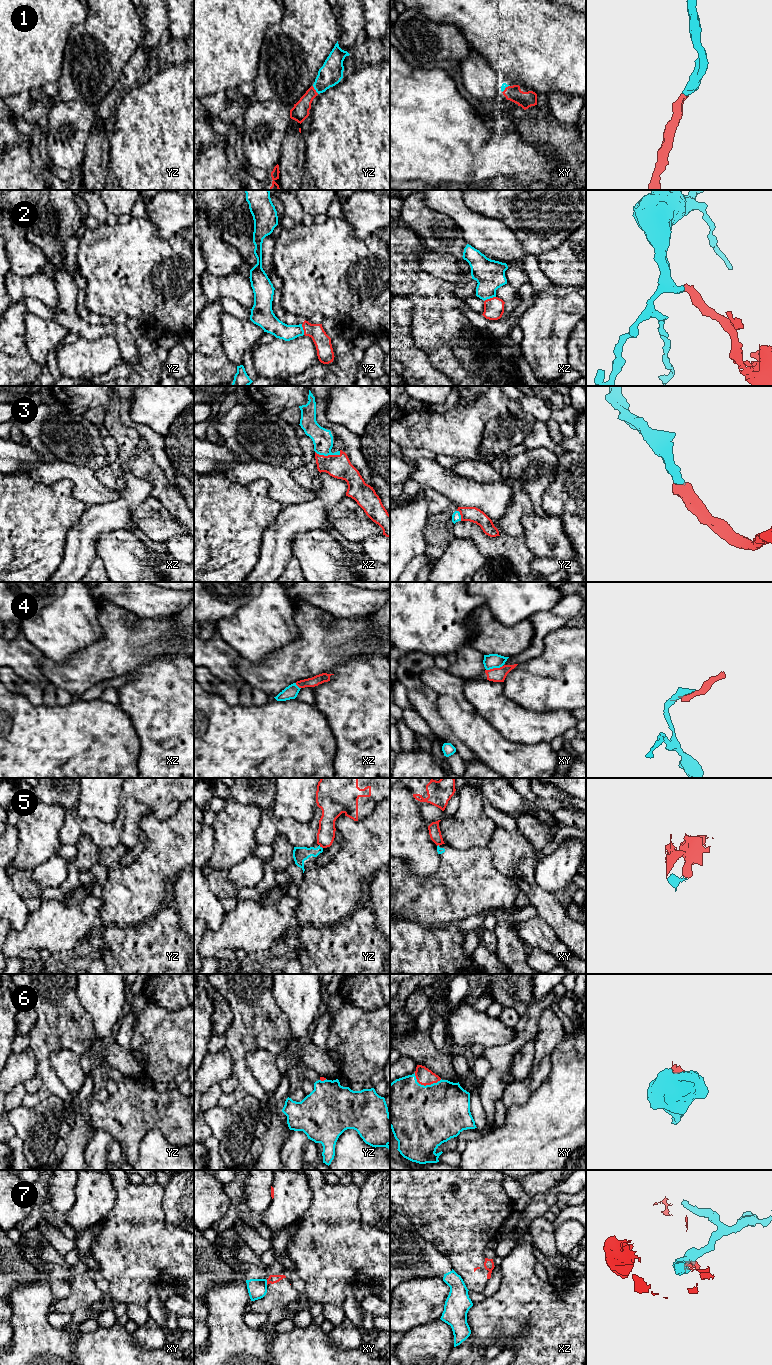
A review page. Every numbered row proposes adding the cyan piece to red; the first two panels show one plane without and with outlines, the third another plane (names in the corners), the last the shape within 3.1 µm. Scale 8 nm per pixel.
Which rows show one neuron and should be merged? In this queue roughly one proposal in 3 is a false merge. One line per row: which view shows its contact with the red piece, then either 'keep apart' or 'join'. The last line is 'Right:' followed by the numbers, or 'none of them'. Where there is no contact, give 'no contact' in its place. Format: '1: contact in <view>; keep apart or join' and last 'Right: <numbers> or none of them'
1: contact in yz; join
2: contact in xz; join
3: contact in xz; join
4: contact in xy; keep apart
5: contact in yz; keep apart
6: contact in xy; join
7: contact in xy; keep apart
Right: 1, 2, 3, 6

